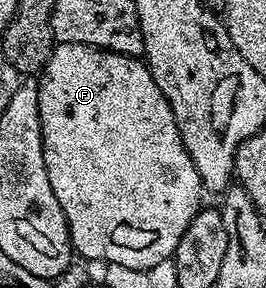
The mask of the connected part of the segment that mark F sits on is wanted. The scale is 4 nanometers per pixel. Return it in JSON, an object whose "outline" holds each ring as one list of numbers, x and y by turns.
{"outline":[[56,43,55,49,51,51,47,67,43,69,37,83,41,106,45,170,49,174,49,186,53,186,53,194,57,194,57,202,61,202,61,210,65,210,72,249,78,255,80,252,87,260,103,260,104,265,129,266,133,270,145,270,171,260,177,250,177,242,181,242,181,234,185,234,185,226,189,226,189,222,193,222,193,218,199,213,201,207,199,195,204,195,205,189,199,180,197,166,193,166,193,158,189,158,181,142,181,134,177,130,173,110,165,94,161,94,157,82,153,82,153,74,148,70,146,63,134,56,106,52,103,48,94,48,84,44]]}

